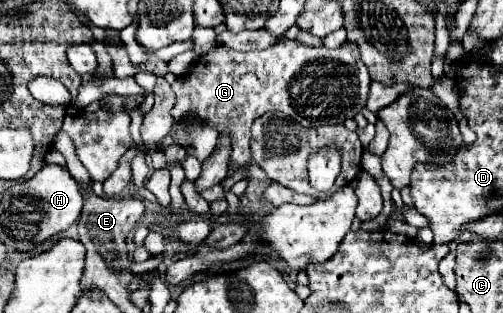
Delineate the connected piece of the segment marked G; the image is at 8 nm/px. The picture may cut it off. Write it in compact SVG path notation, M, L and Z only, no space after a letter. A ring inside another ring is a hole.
M278 39L268 49L246 53L218 45L198 59L190 75L182 75L172 83L176 93L172 117L180 123L186 113L196 113L216 131L228 131L232 135L230 165L232 169L242 169L252 159L248 143L256 117L268 111L282 111L304 127L344 123L366 107L370 83L372 79L360 59L360 51L350 41L338 49L328 49Z

